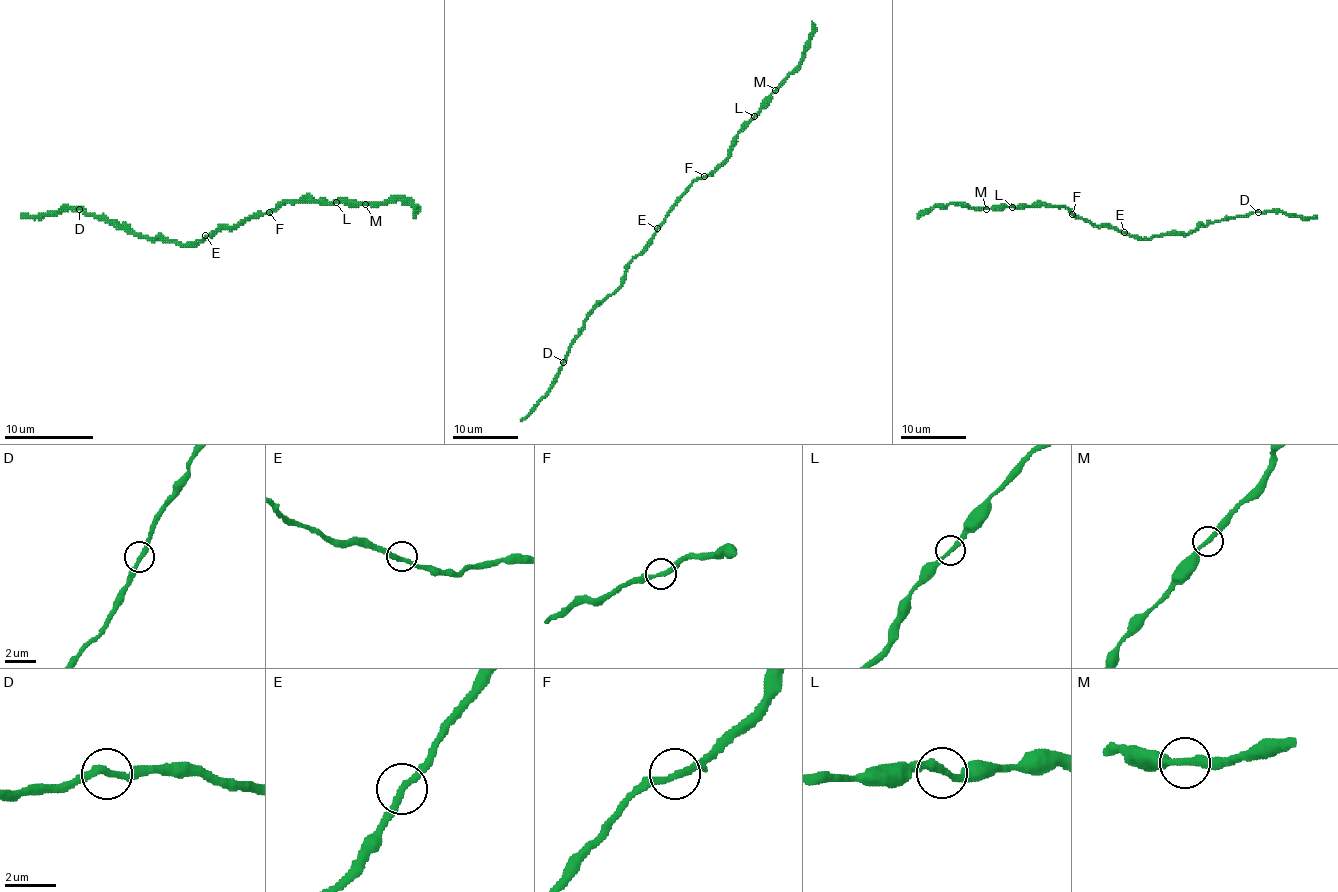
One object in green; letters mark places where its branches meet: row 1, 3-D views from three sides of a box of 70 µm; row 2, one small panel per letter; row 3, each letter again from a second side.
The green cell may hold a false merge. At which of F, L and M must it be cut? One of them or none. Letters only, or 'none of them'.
none of them

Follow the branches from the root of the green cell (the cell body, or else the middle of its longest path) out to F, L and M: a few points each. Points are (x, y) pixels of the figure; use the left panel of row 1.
F: (216, 231), (232, 229), (269, 211)
L: (216, 231), (232, 229), (249, 218), (274, 211), (285, 202), (336, 202)
M: (216, 231), (232, 229), (249, 218), (274, 211), (285, 202), (325, 200), (365, 204)

